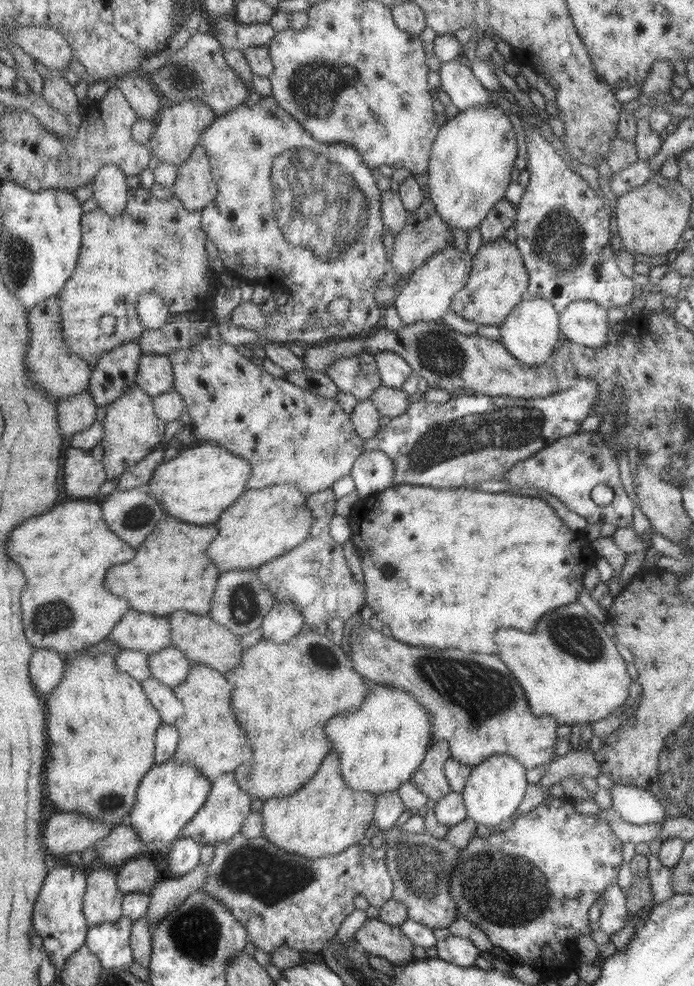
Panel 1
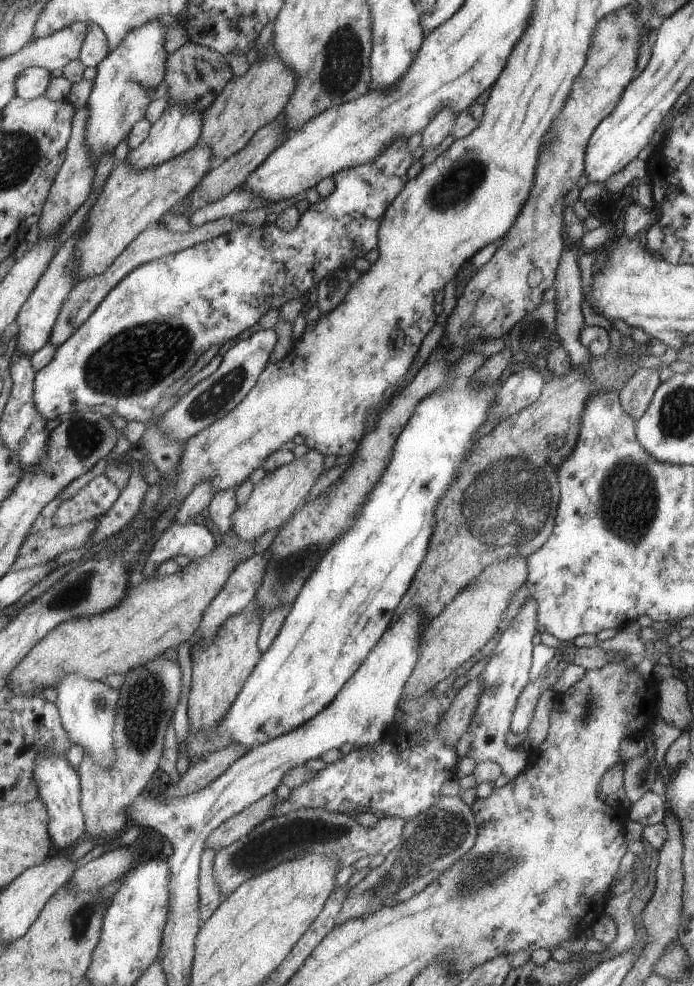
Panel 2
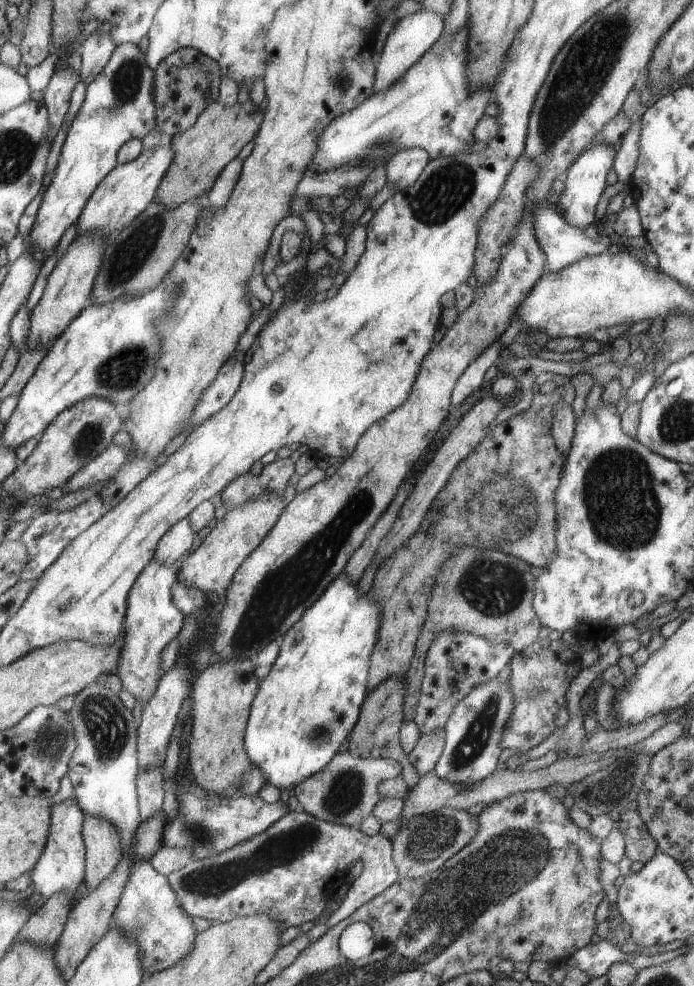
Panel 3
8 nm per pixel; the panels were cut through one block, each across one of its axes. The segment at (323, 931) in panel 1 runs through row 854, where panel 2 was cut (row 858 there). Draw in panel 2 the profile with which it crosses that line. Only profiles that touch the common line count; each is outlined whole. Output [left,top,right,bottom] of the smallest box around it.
[213,809,405,898]

